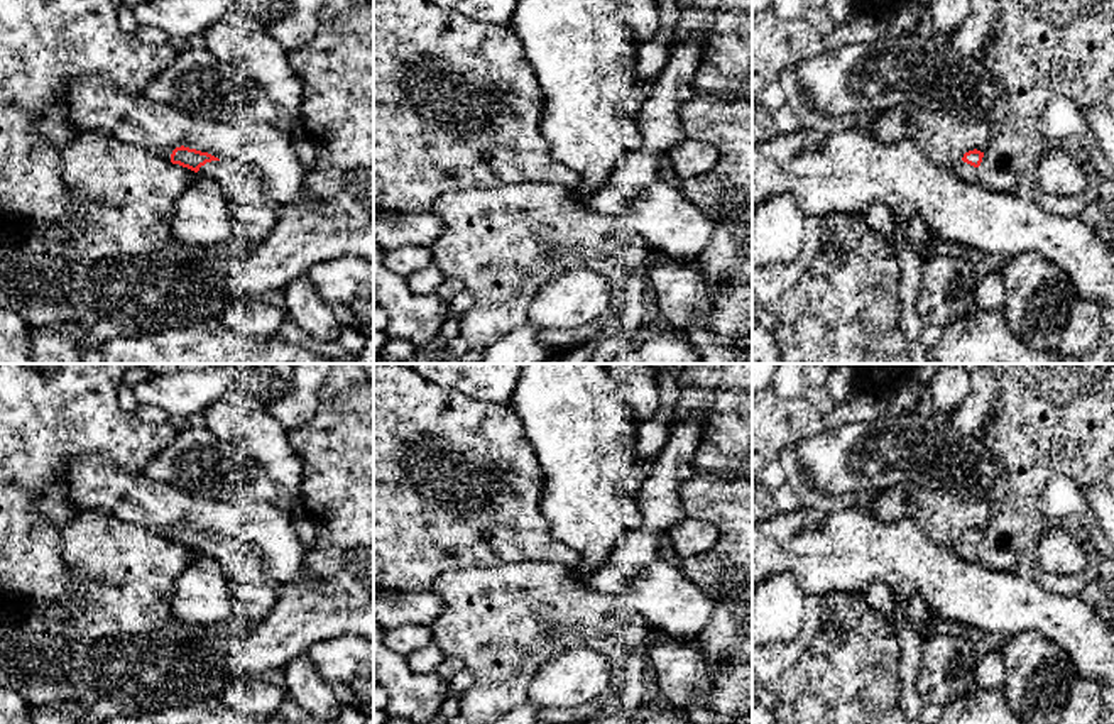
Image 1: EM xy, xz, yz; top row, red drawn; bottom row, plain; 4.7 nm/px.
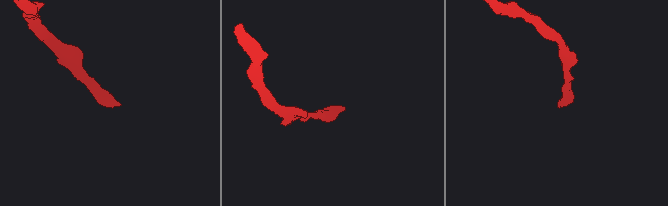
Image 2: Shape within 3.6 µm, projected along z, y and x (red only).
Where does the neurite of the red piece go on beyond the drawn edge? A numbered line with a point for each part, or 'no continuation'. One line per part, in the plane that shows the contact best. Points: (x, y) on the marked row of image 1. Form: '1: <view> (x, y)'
1: xy (240, 183)

